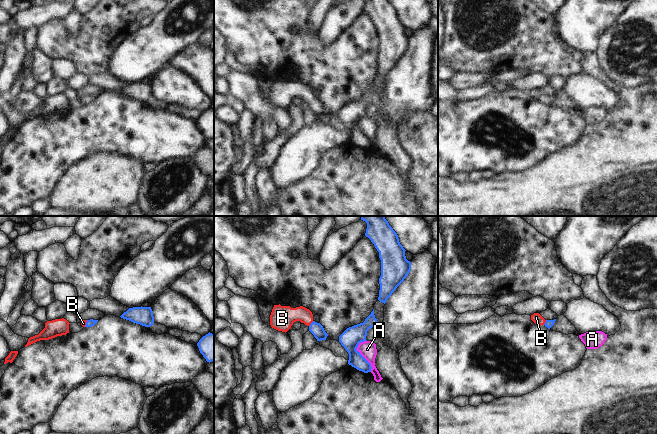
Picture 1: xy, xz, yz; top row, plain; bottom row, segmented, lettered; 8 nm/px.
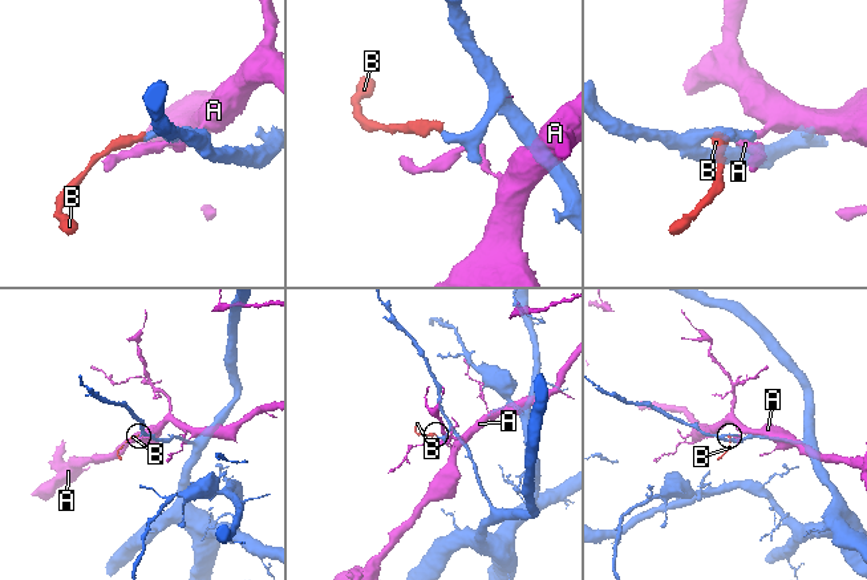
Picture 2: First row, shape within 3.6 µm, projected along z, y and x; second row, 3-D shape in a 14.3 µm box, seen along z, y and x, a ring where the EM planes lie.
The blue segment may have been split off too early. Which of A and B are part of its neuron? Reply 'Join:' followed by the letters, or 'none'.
Join: B

